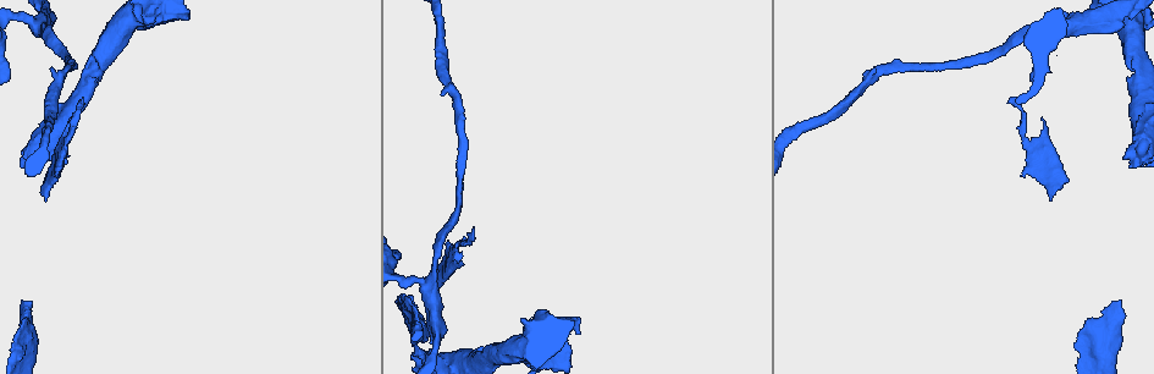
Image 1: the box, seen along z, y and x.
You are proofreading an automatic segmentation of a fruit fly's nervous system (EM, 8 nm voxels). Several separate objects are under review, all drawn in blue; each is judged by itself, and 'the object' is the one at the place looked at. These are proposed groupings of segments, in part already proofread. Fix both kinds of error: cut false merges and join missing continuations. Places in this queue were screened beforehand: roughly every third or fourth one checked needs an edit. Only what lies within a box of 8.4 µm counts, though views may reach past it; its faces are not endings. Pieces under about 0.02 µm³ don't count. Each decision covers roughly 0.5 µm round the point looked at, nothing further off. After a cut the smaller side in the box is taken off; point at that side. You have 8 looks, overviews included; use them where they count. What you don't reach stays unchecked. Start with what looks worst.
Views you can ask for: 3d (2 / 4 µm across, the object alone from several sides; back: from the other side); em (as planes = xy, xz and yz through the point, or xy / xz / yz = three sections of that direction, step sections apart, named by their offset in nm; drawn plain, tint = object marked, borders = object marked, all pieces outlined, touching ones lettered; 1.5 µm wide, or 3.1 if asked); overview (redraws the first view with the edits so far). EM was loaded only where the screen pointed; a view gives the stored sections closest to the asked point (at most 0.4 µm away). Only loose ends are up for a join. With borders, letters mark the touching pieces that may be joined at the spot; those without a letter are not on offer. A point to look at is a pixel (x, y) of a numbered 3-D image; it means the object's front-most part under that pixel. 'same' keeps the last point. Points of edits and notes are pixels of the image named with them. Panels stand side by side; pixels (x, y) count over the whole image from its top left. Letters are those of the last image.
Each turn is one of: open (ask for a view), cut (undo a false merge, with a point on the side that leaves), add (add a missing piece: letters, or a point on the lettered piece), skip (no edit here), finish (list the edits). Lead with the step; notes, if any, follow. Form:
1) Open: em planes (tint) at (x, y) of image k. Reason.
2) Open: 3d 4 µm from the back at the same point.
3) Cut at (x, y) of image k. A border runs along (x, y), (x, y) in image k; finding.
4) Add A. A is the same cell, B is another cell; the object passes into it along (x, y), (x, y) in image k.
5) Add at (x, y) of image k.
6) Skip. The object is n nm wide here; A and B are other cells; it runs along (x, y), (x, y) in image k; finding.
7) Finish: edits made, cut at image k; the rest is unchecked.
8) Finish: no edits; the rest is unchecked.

Open: 3d 4 µm at (1123, 155) of image 1. Stops while still wide.

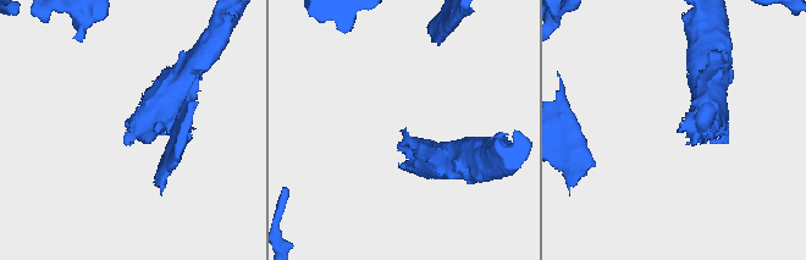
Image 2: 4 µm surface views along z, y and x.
Open: em planes (tint) at (405, 127) of image 2.

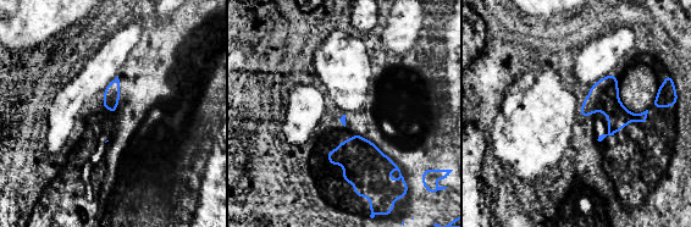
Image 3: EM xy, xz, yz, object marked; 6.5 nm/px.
Open: em planes (borders) at the same point. What lies round it.

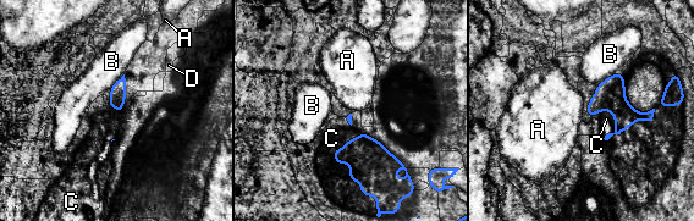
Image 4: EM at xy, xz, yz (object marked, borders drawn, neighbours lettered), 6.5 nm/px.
Add C. C is the same cell, A, B and D are other cells; the object passes into it along (611, 93), (615, 126), (606, 119) in image 4; the neuron continues.

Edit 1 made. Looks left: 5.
Open: overview. See it whole again.

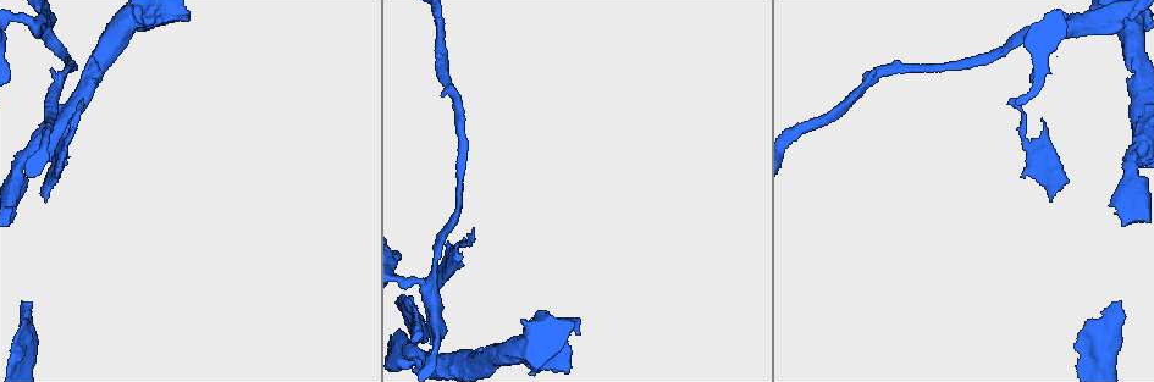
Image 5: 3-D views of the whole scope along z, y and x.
Open: 3d 2 µm at (411, 340) of image 5. Branch stops here.

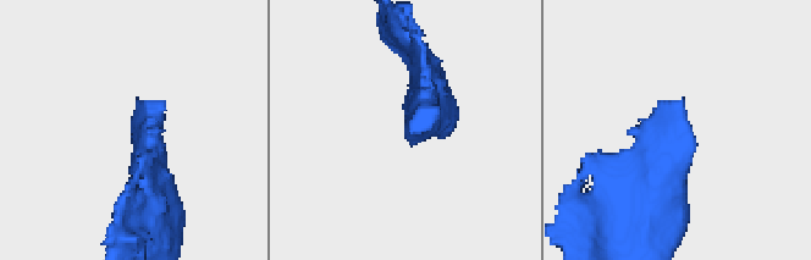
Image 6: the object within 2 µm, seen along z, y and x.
Open: em planes (borders) at (412, 130) of image 6. Need the tissue.

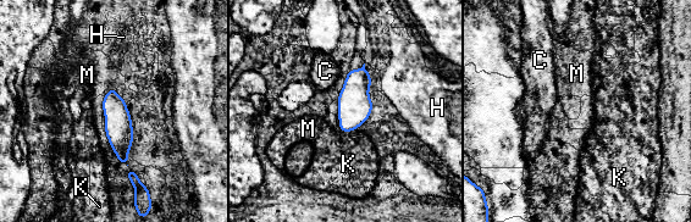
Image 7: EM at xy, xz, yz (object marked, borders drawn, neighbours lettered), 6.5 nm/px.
Skip. C, H, K and M are other cells; a border runs along (354, 129), (343, 133) in image 7; no lettered piece goes on from it.

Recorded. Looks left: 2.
Open: 3d 4 µm at (82, 103) of image 5. Tapers out.

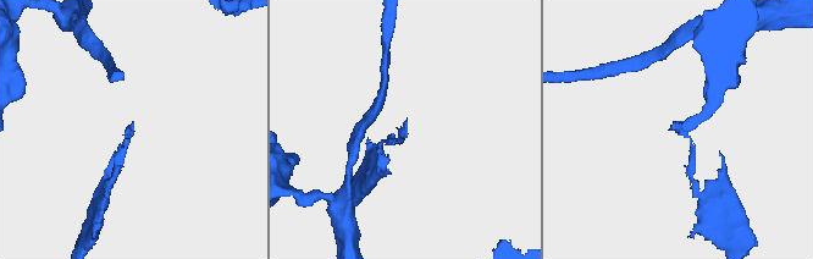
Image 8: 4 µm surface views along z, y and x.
Open: em yz step 4 (borders) at (672, 127) of image 8. Now the EM.

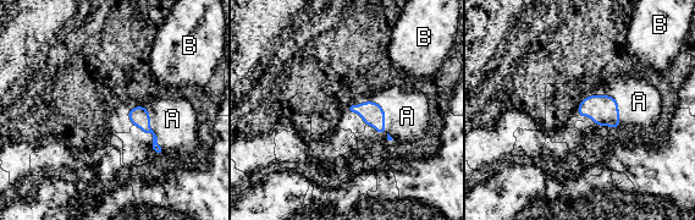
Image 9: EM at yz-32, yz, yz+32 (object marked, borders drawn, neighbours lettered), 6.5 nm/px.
Add A. A is the same cell, B is another cell; it goes on there.

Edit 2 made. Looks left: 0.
Finish: edits made, add at image 4, add at image 9; the rest is unchecked.

